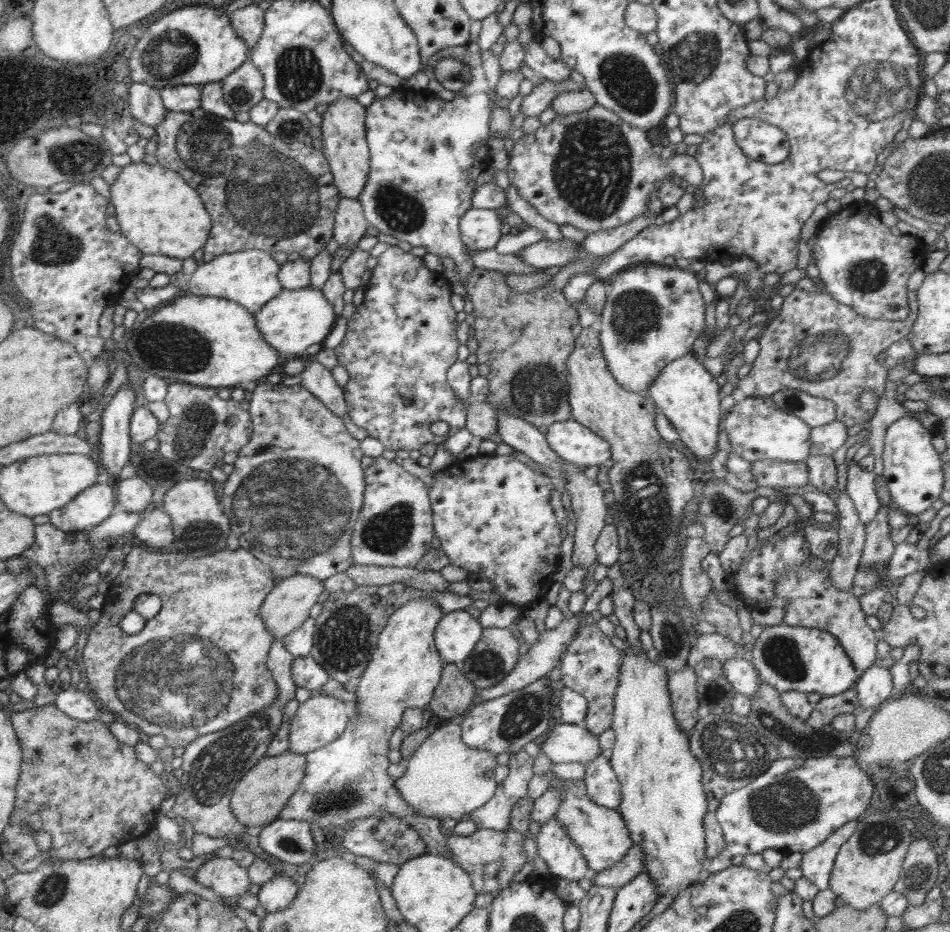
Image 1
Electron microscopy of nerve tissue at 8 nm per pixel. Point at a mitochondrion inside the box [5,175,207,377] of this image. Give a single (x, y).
(48, 244)

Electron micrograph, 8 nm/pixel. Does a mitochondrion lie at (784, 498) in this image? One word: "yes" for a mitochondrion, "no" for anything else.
no

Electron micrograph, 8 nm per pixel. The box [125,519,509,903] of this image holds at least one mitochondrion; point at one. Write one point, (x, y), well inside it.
(225, 756)

